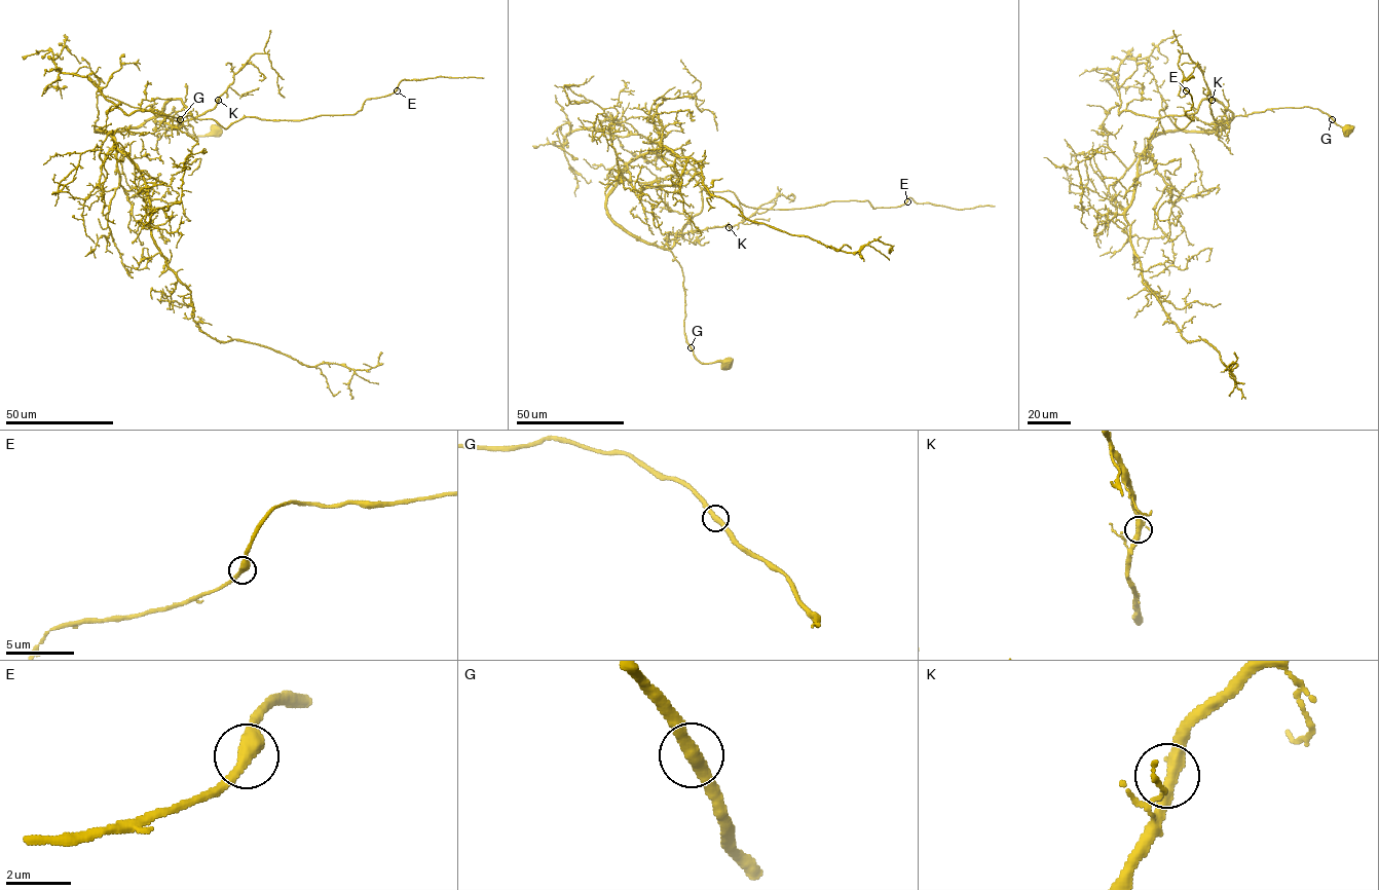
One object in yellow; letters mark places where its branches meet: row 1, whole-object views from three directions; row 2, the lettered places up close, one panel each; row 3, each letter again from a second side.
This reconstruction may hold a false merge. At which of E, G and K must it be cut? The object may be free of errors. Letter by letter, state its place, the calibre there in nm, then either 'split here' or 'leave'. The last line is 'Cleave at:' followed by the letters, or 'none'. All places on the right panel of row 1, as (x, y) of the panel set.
E: at (1186, 90); 400 nm thick; leave
G: at (1332, 119); 380 nm thick; leave
K: at (1212, 100); 400 nm thick; leave
Cleave at: none

